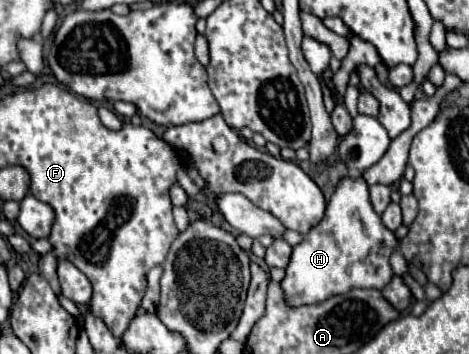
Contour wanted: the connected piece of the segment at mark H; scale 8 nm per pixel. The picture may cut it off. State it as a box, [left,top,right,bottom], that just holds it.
[280,178,394,308]

